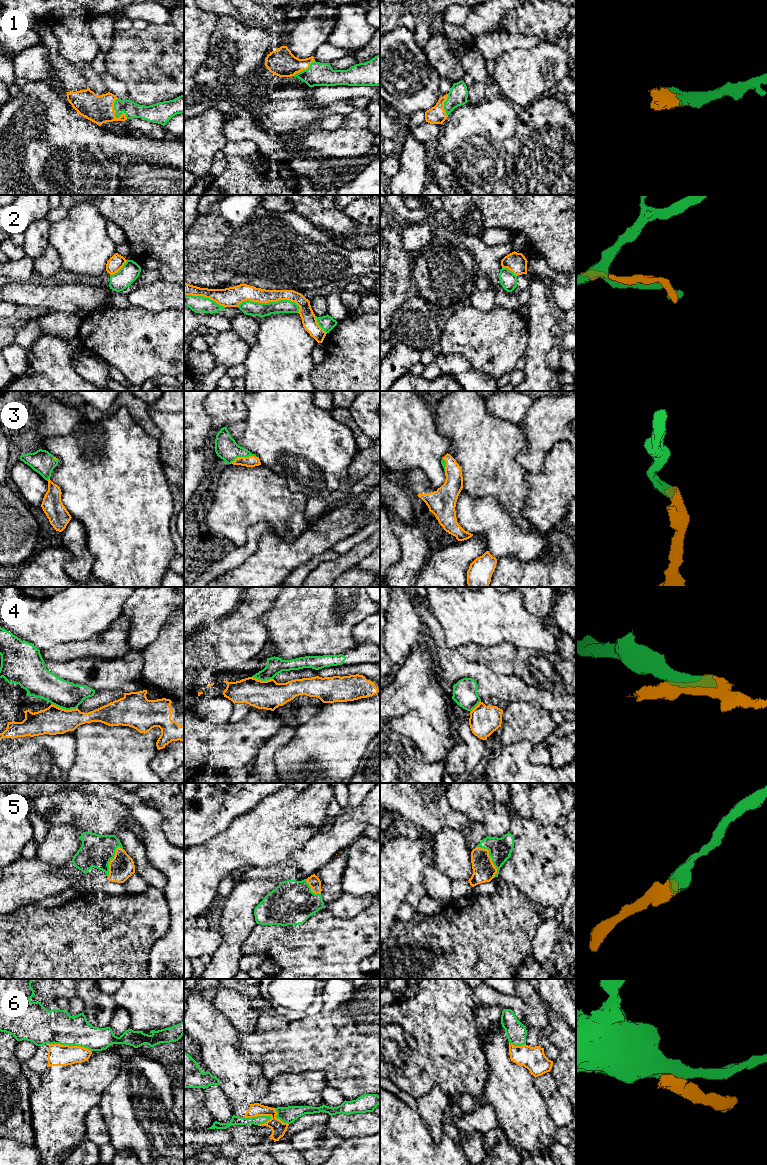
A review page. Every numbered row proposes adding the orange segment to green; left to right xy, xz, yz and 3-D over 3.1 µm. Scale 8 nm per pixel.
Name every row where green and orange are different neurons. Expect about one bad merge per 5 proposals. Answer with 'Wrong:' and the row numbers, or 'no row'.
Wrong: 2, 4, 6

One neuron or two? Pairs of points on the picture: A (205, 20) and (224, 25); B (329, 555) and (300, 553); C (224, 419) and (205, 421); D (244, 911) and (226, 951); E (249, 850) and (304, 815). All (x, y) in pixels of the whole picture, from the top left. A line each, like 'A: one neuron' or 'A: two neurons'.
A: two neurons
B: two neurons
C: two neurons
D: one neuron
E: one neuron

